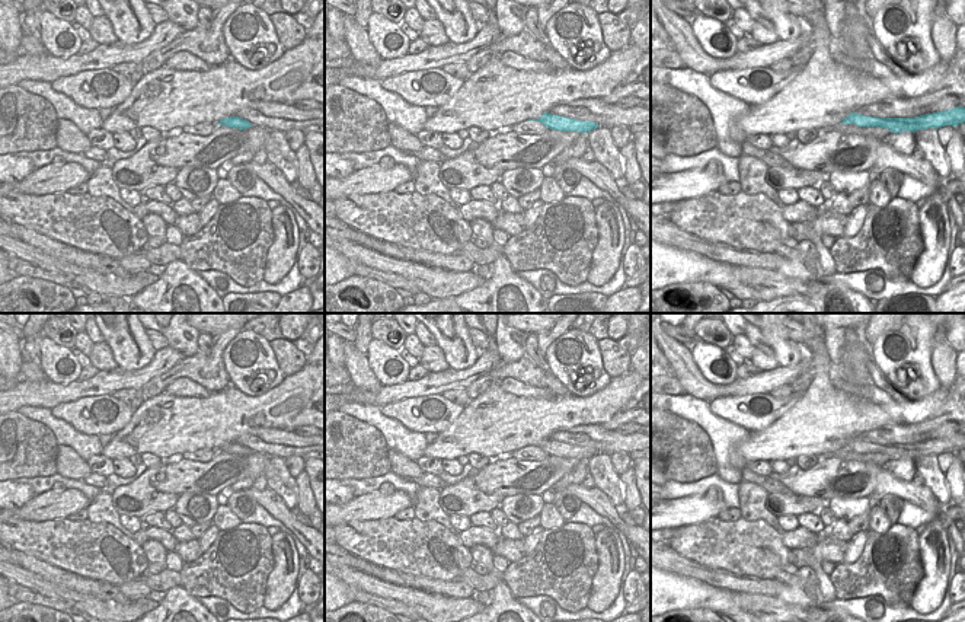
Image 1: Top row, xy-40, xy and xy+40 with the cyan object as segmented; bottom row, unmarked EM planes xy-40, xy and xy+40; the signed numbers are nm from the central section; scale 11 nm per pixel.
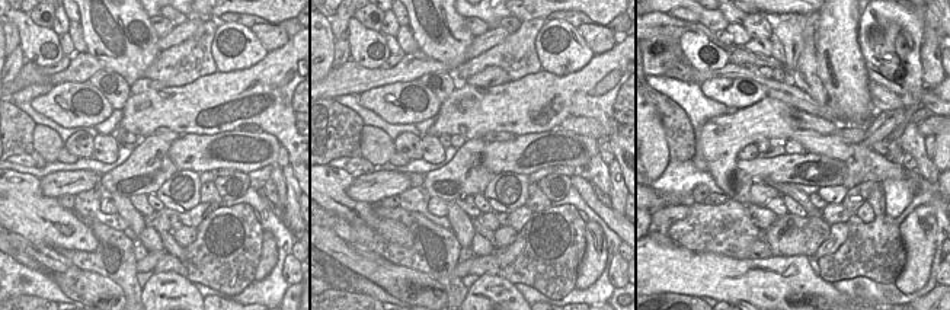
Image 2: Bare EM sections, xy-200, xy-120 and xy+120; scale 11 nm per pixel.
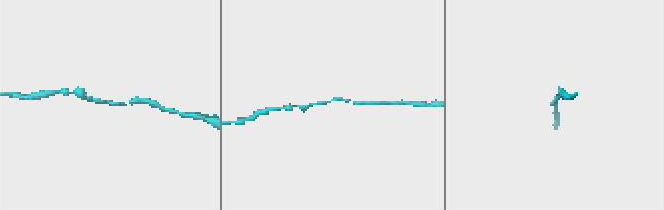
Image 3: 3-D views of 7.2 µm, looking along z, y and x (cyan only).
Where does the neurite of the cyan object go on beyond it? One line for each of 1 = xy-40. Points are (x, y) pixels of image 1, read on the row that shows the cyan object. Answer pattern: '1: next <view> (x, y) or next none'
1: next none

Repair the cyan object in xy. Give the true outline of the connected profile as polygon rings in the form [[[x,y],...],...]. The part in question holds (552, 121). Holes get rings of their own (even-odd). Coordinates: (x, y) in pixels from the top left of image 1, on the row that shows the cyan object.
[[[549,112],[543,114],[539,119],[528,119],[528,121],[539,121],[547,128],[557,131],[589,133],[591,130],[598,128],[598,124],[592,121],[579,121],[573,118],[553,115]]]

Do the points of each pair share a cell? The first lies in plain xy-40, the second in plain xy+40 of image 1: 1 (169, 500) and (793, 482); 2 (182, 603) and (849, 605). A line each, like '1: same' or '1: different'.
1: different
2: different

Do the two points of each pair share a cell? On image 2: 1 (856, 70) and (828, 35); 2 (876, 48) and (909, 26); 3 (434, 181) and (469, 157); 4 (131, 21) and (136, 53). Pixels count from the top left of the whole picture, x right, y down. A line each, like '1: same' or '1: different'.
1: same
2: same
3: same
4: same

